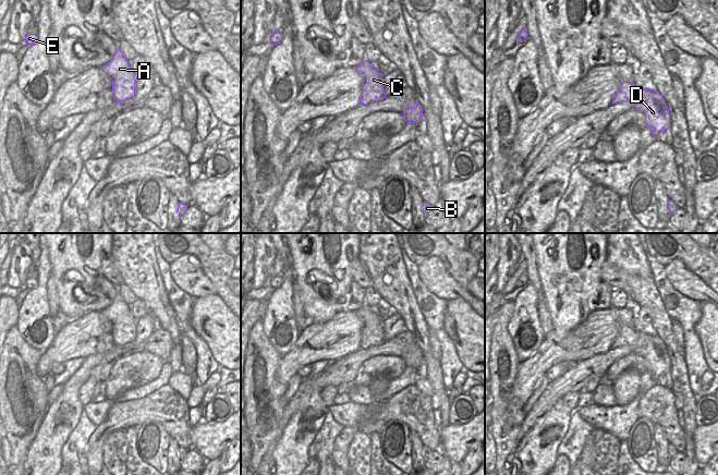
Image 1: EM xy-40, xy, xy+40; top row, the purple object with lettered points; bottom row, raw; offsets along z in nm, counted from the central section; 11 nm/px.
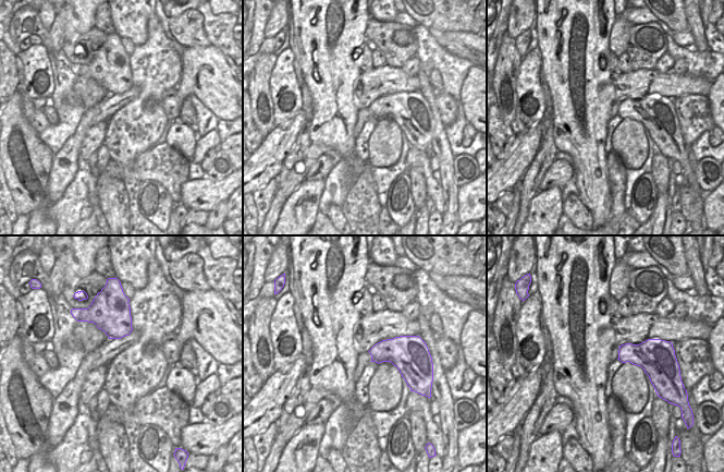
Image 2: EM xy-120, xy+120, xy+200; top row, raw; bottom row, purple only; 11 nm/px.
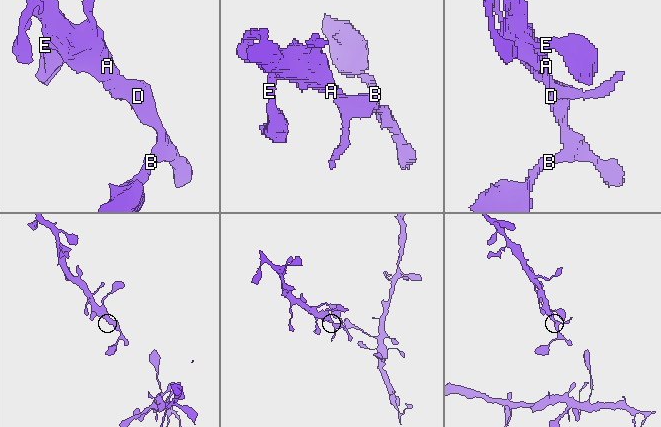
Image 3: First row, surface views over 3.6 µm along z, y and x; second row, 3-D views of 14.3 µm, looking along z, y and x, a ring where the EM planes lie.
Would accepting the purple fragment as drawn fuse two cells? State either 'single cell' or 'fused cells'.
single cell

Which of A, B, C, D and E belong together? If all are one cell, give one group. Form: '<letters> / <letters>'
A B C D E

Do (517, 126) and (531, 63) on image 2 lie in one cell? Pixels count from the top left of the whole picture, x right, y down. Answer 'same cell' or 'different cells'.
same cell

